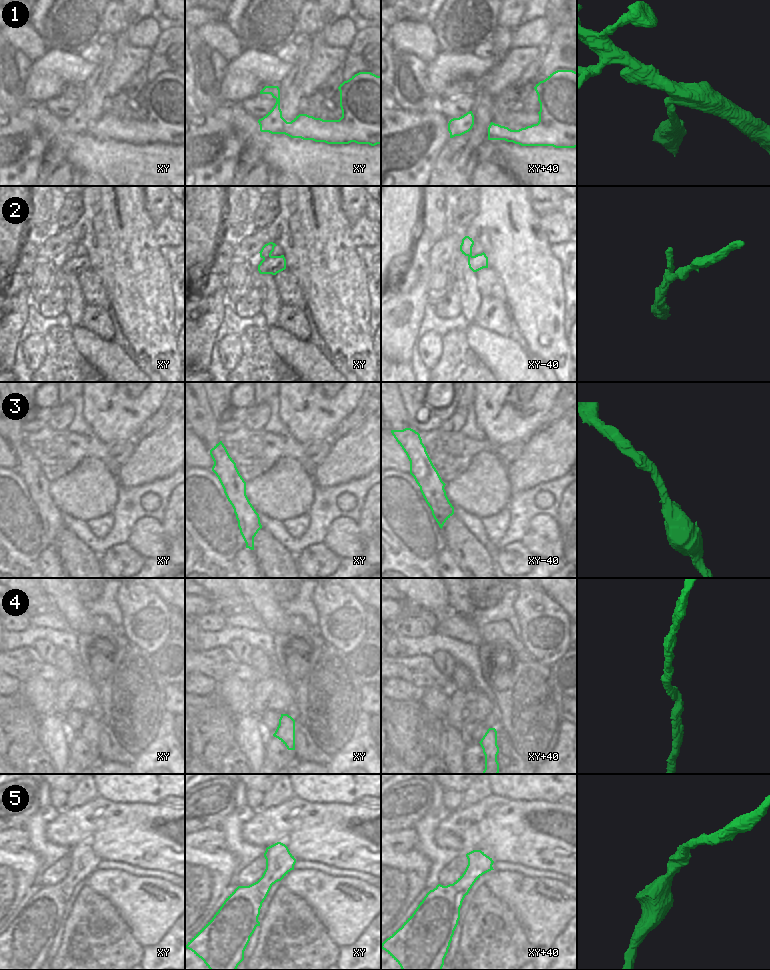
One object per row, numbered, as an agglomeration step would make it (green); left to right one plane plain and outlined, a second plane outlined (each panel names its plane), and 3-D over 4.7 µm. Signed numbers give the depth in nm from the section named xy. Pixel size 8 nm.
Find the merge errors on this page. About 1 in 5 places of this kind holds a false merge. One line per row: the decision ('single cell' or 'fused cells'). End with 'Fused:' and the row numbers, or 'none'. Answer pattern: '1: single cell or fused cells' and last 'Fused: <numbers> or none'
1: single cell
2: fused cells
3: single cell
4: single cell
5: single cell
Fused: 2

